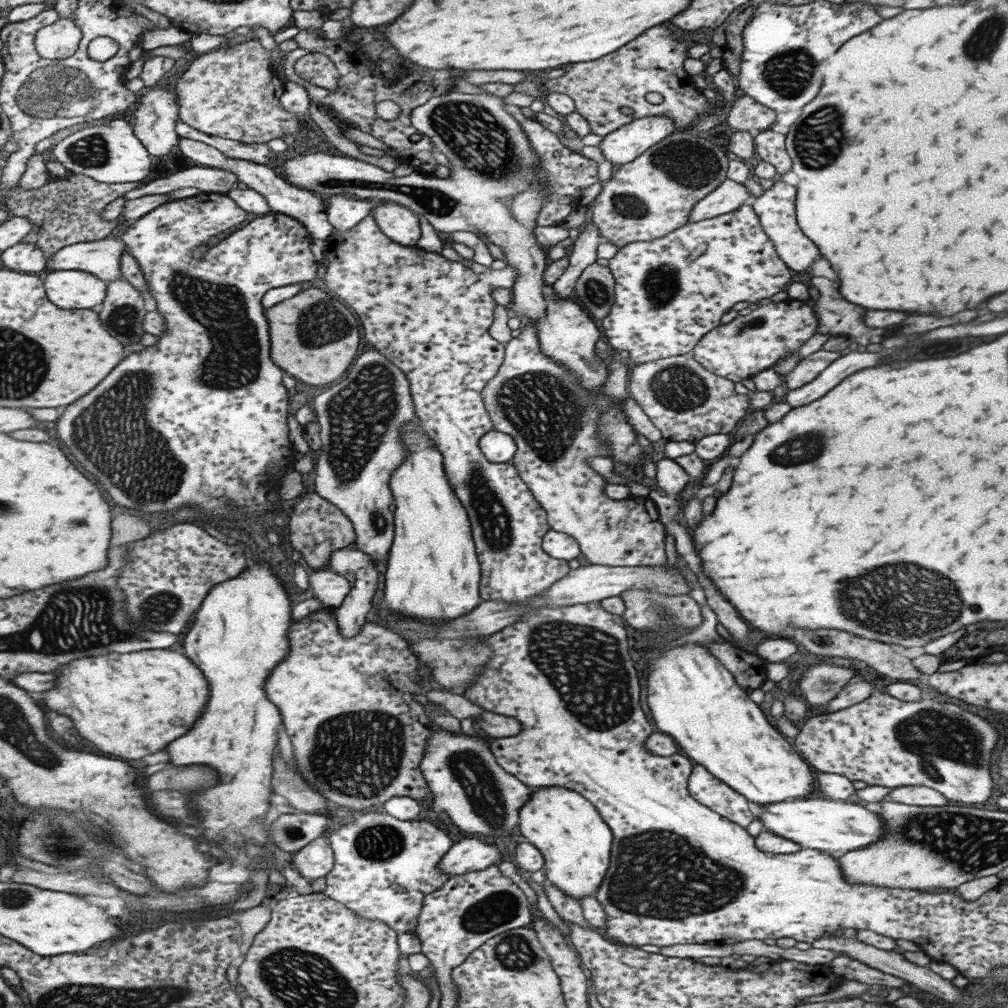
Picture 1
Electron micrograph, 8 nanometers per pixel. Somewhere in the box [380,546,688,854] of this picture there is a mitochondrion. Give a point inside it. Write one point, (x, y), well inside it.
(586, 667)

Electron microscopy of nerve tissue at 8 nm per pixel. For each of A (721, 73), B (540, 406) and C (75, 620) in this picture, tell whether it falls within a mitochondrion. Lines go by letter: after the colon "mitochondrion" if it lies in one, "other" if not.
A: other
B: mitochondrion
C: mitochondrion

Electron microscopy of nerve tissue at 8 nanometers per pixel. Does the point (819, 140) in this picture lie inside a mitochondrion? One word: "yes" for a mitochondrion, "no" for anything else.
yes

